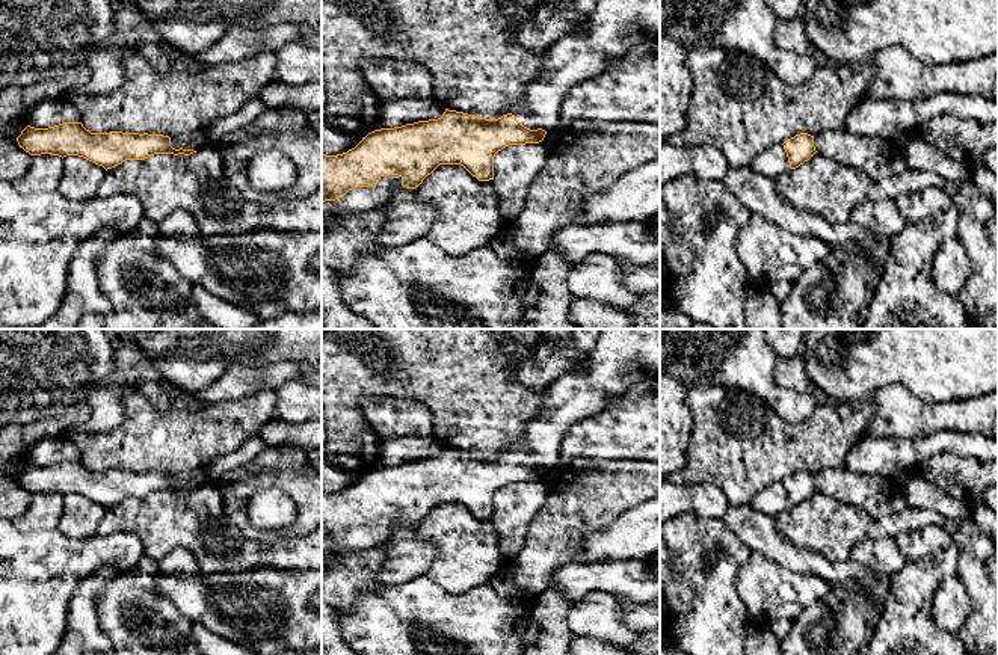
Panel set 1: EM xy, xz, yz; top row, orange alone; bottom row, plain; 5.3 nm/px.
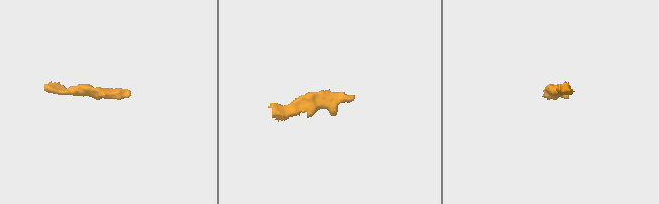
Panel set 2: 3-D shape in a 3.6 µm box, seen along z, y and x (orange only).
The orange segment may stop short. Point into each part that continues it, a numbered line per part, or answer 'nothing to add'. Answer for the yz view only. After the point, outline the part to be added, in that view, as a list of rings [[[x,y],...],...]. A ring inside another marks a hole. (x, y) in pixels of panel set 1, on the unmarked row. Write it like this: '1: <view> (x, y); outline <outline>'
1: yz (772, 500); outline [[[782,481],[773,483],[767,487],[764,487],[762,490],[759,490],[753,497],[750,506],[755,510],[762,512],[772,518],[791,509],[788,495],[787,495],[787,490],[785,490]]]

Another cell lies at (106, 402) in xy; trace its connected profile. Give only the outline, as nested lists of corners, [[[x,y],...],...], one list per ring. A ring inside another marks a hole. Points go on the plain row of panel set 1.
[[[100,385],[92,389],[85,401],[92,411],[91,418],[69,427],[63,438],[72,441],[79,433],[109,433],[119,427],[125,418],[122,394],[131,386],[136,385]]]

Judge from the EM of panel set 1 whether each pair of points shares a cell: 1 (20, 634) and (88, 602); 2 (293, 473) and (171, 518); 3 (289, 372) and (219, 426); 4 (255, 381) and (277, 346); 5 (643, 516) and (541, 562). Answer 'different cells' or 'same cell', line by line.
1: different cells
2: different cells
3: different cells
4: different cells
5: different cells

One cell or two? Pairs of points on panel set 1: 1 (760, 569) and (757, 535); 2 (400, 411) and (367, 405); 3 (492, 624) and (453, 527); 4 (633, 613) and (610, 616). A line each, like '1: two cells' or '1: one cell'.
1: two cells
2: one cell
3: two cells
4: two cells

